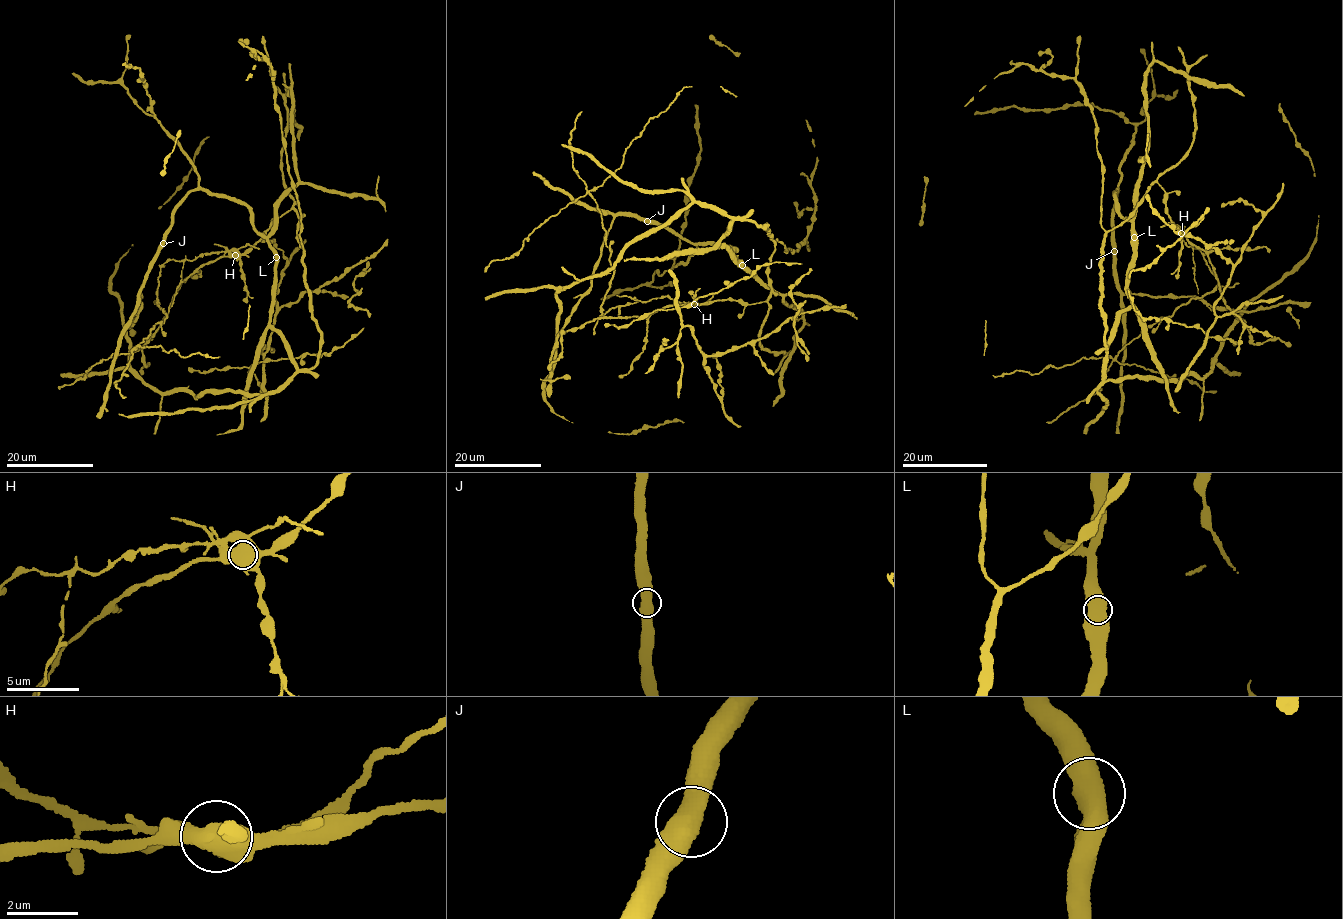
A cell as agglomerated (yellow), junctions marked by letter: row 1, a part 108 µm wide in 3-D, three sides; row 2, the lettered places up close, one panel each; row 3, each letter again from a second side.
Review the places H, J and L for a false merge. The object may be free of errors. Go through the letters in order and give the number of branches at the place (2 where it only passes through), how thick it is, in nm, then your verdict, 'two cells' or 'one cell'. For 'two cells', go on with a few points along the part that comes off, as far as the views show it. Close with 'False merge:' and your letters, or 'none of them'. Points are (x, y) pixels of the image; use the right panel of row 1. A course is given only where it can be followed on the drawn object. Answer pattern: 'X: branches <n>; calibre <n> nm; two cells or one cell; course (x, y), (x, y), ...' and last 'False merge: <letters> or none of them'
H: branches 2; calibre 800 nm; two cells
J: branches 2; calibre 650 nm; one cell
L: branches 2; calibre 600 nm; one cell
False merge: H

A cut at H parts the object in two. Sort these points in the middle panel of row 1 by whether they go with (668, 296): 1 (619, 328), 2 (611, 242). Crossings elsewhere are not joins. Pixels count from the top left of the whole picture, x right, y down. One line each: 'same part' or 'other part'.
1: other part
2: same part

